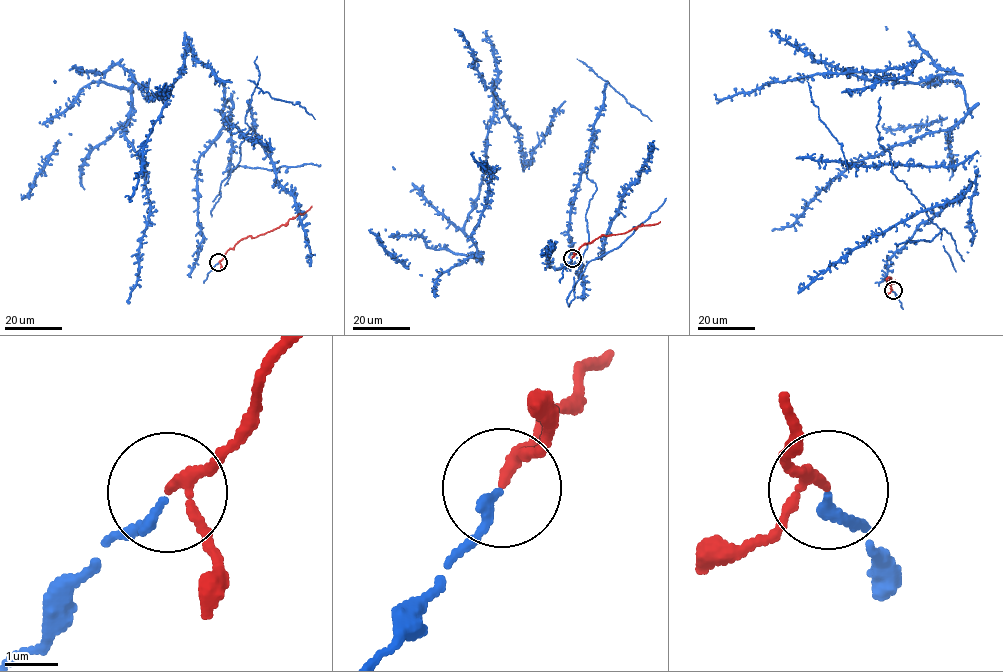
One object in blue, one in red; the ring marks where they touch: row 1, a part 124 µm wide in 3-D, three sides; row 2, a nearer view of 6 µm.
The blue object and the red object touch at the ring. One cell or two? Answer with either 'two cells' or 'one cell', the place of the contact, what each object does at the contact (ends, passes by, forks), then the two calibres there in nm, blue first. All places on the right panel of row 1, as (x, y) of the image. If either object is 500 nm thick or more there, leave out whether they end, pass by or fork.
one cell | (893, 290) | blue ends | red passes by | 180/150 nm

